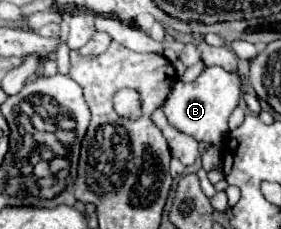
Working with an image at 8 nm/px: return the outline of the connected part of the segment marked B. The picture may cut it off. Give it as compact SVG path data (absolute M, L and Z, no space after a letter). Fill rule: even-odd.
M206 67L200 77L192 83L176 81L170 97L162 105L172 127L196 137L198 141L222 145L228 133L228 117L242 97L242 81L238 73L226 71L224 67Z

